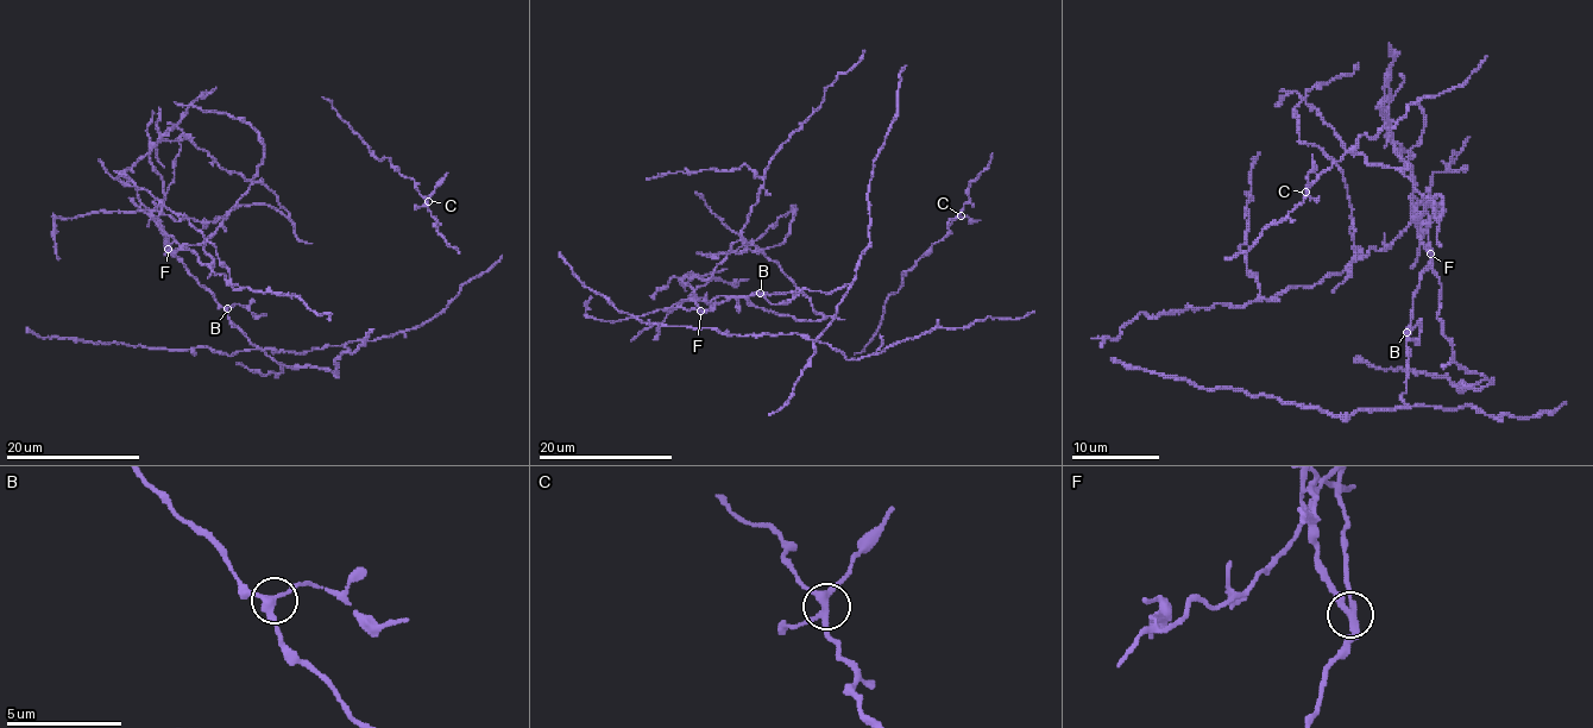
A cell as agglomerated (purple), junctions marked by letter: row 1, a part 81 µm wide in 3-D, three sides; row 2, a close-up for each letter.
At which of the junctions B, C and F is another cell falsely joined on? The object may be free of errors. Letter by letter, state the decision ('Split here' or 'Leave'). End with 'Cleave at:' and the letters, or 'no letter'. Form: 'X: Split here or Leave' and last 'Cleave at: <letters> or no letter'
B: Leave
C: Leave
F: Split here
Cleave at: F

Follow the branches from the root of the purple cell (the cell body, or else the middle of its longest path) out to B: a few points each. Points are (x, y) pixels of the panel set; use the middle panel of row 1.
B: (703, 311), (731, 297), (760, 293)

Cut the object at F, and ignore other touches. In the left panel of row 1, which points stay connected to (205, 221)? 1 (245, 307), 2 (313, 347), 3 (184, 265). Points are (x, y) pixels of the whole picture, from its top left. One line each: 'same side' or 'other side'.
1: other side
2: other side
3: other side

